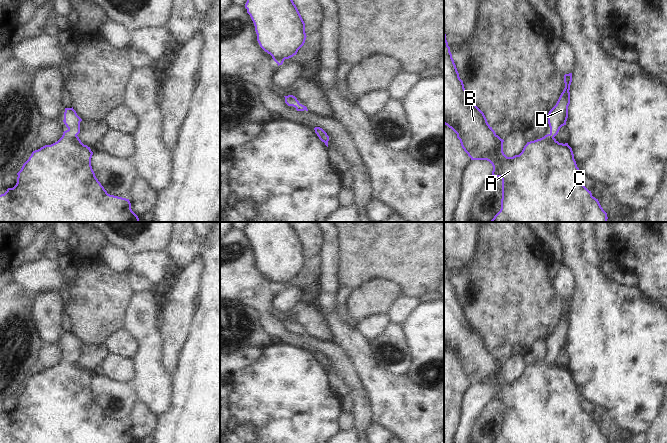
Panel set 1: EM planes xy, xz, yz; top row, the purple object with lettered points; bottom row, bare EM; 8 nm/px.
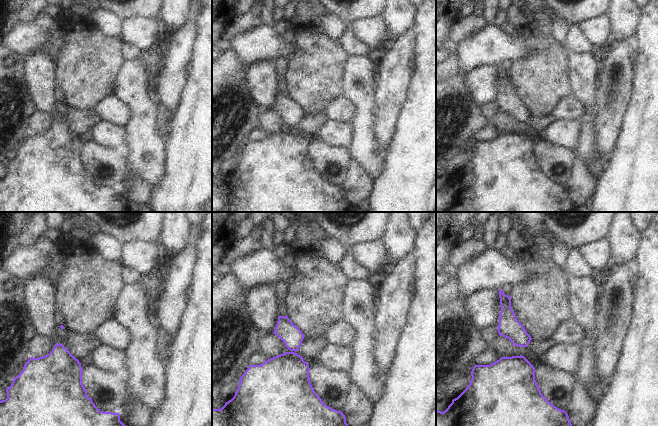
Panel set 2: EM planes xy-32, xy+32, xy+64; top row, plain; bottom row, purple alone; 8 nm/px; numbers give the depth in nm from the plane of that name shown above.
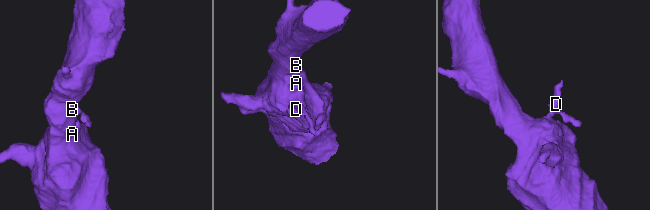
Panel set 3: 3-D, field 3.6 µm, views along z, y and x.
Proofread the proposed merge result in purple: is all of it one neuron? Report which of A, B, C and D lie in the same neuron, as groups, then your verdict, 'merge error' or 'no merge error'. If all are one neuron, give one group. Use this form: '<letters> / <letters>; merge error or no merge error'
A B C D; no merge error

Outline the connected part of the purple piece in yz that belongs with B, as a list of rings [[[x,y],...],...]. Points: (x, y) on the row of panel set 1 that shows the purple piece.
[[[444,32],[444,124],[457,134],[462,148],[471,160],[489,161],[493,166],[492,176],[502,179],[501,209],[489,222],[607,222],[607,213],[601,207],[598,199],[593,197],[591,191],[581,182],[584,175],[577,167],[572,148],[568,143],[559,143],[554,138],[560,128],[566,125],[571,82],[572,73],[565,74],[565,88],[547,116],[550,133],[540,139],[527,142],[519,155],[507,157],[503,152],[504,140],[495,133],[488,124],[484,113],[468,97]]]

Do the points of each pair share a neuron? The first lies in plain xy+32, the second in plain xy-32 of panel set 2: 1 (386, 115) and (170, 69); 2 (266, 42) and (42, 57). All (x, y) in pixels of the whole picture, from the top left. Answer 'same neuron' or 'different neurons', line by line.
1: same neuron
2: different neurons

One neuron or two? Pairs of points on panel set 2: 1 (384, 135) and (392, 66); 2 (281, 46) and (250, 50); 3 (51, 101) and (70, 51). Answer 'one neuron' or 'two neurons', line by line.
1: one neuron
2: one neuron
3: two neurons

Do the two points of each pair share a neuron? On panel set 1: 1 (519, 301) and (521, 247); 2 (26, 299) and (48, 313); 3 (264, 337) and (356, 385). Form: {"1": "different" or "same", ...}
{"1": "same", "2": "different", "3": "different"}

